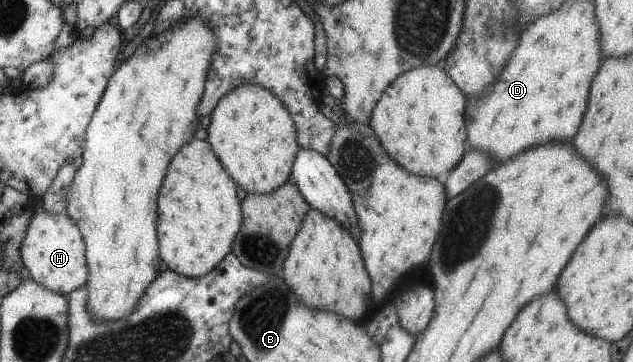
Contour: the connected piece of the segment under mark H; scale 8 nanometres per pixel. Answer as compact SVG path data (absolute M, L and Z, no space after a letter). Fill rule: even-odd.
M35 206L19 254L24 274L47 290L65 296L86 283L88 271L84 242L74 221L69 220L65 214L51 215Z

